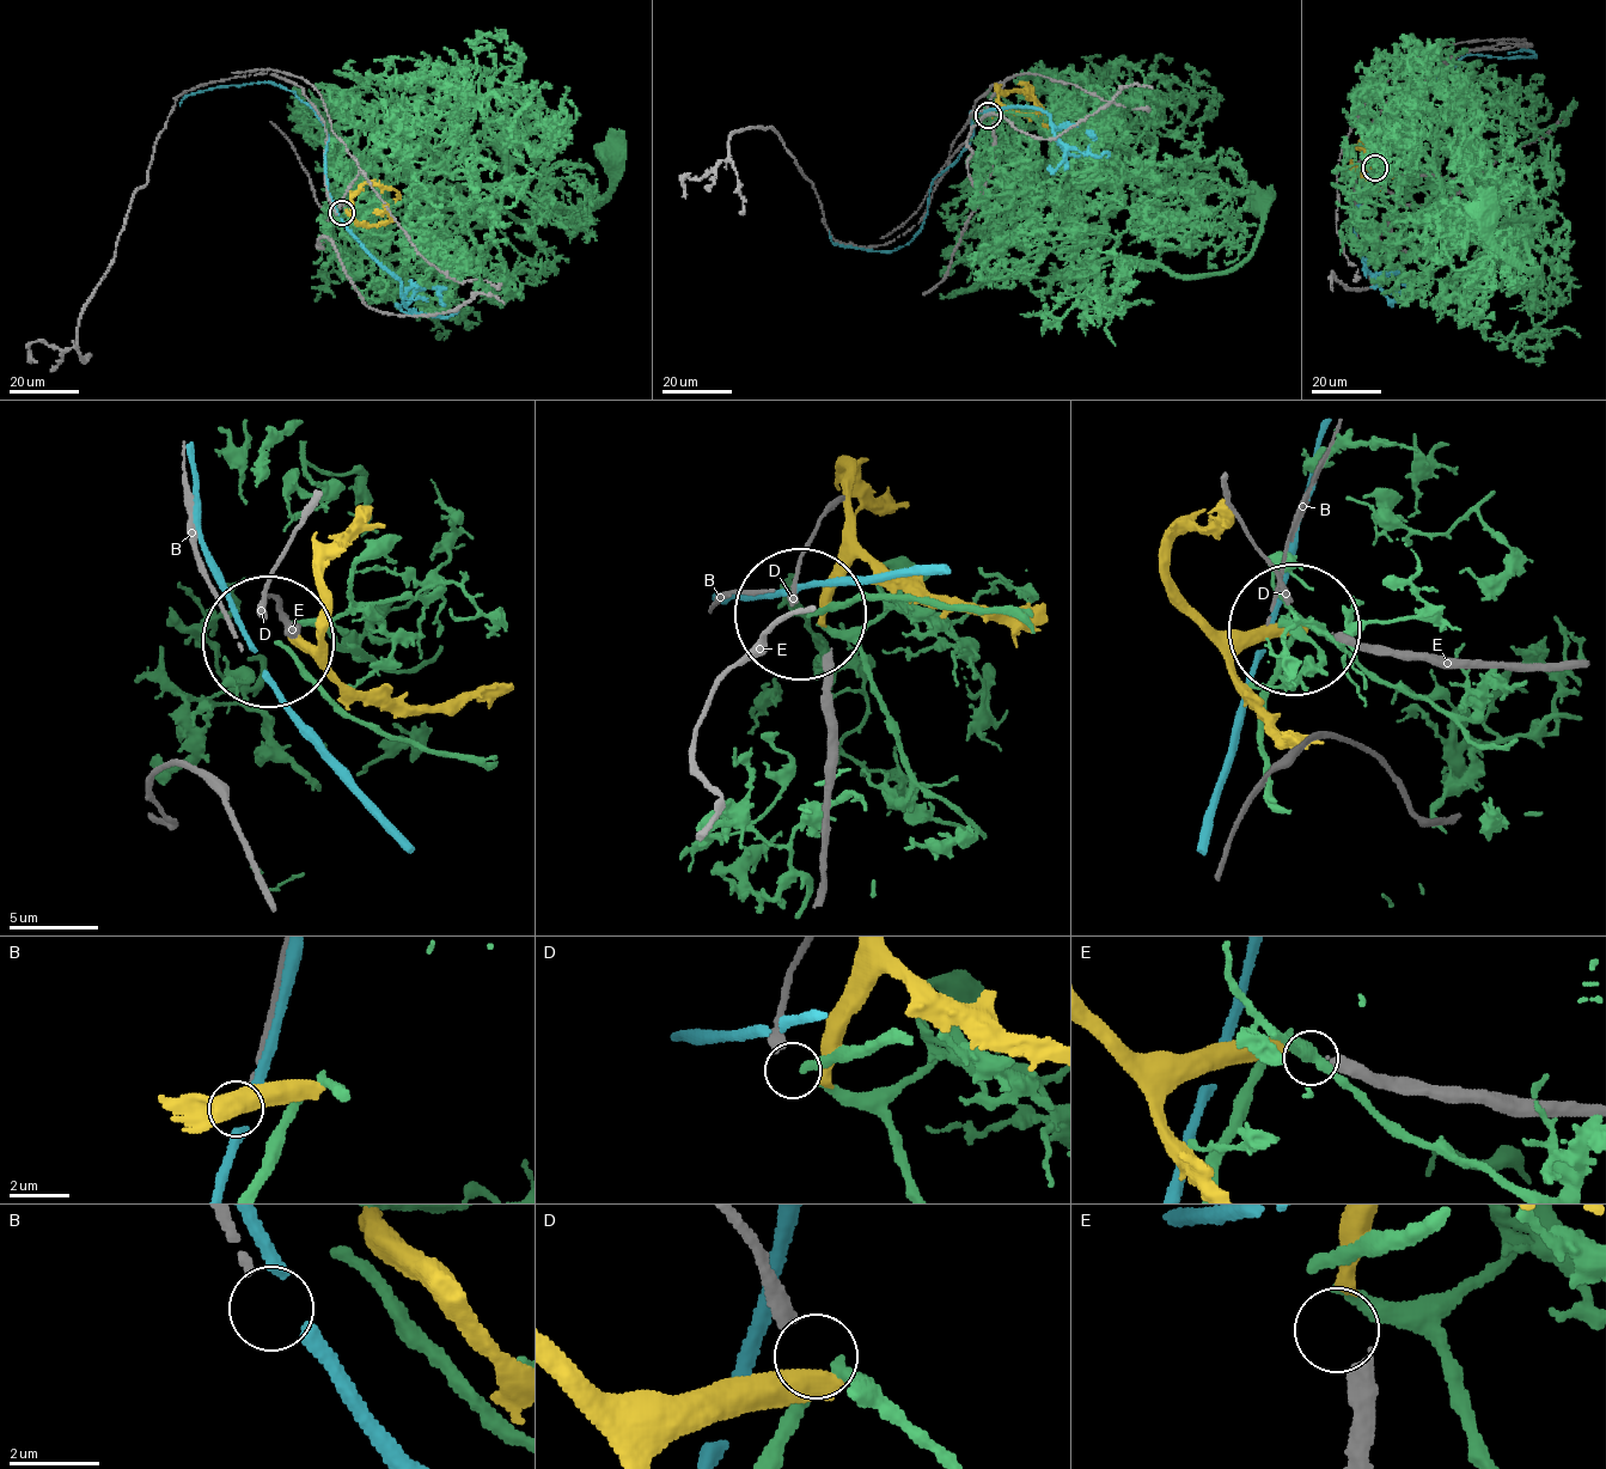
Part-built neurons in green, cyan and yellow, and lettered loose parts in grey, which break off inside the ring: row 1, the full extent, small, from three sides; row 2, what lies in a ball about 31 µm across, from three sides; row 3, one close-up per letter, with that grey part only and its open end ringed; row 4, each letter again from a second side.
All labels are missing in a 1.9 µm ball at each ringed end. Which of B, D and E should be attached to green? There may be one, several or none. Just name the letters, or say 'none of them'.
none of them

